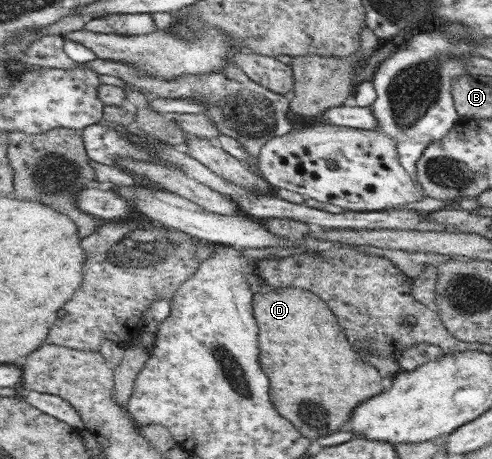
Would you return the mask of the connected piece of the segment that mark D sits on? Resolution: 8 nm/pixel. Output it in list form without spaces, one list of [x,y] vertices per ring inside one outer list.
[[[264,286],[254,295],[254,318],[259,321],[259,361],[263,361],[263,373],[271,377],[271,401],[311,441],[339,431],[341,425],[346,427],[351,409],[383,389],[376,367],[361,361],[351,351],[329,309],[322,298],[297,286]]]

